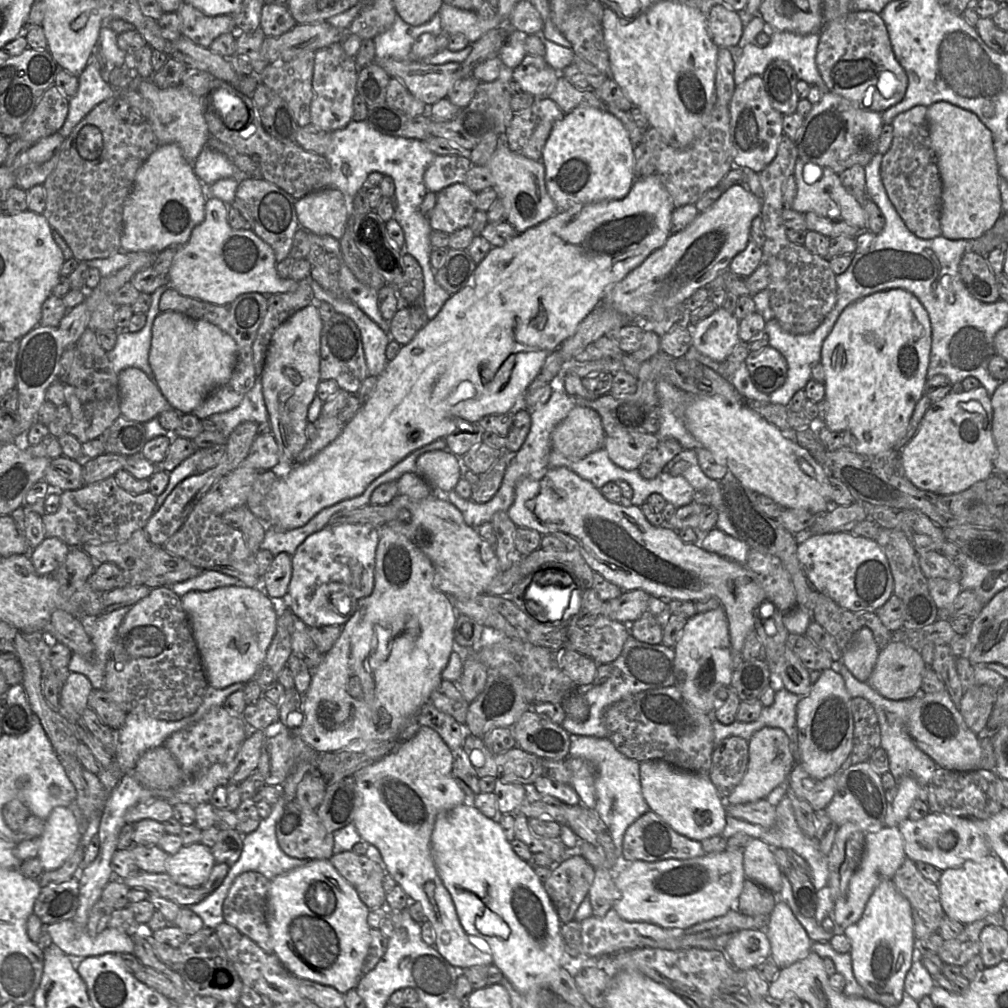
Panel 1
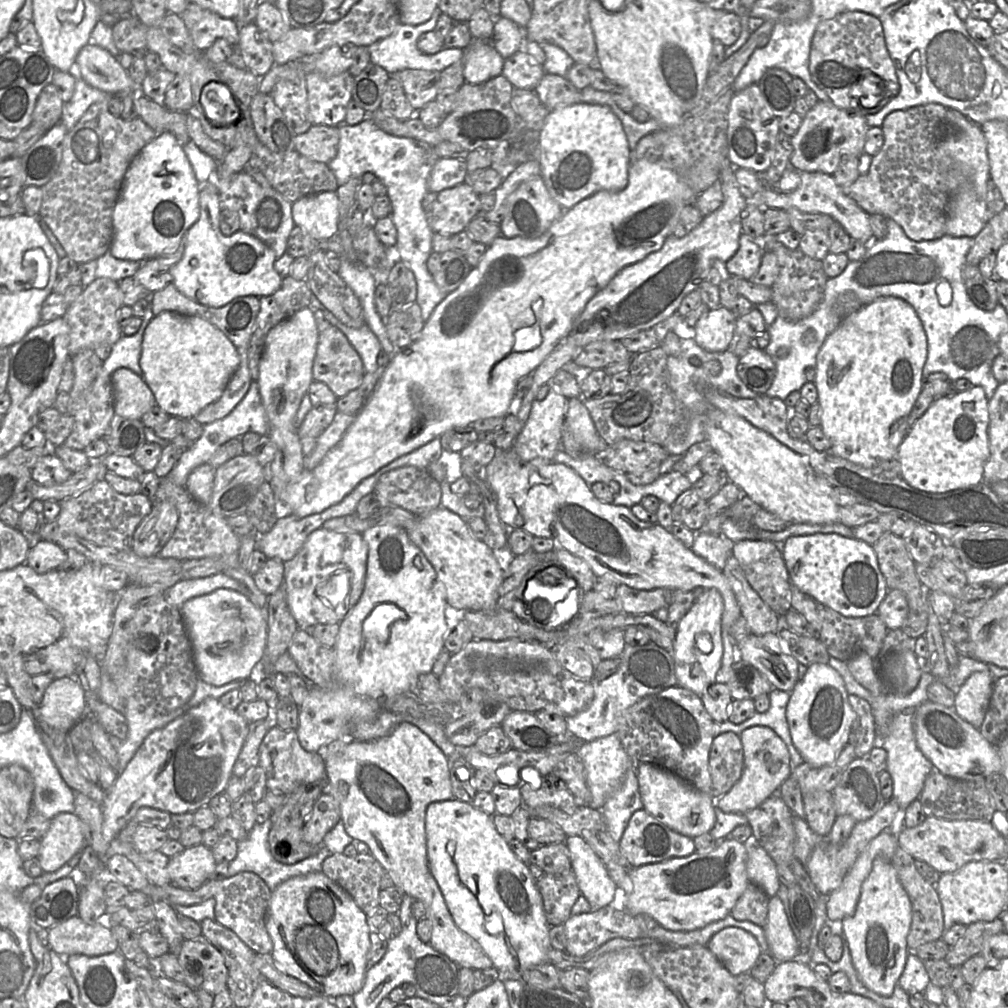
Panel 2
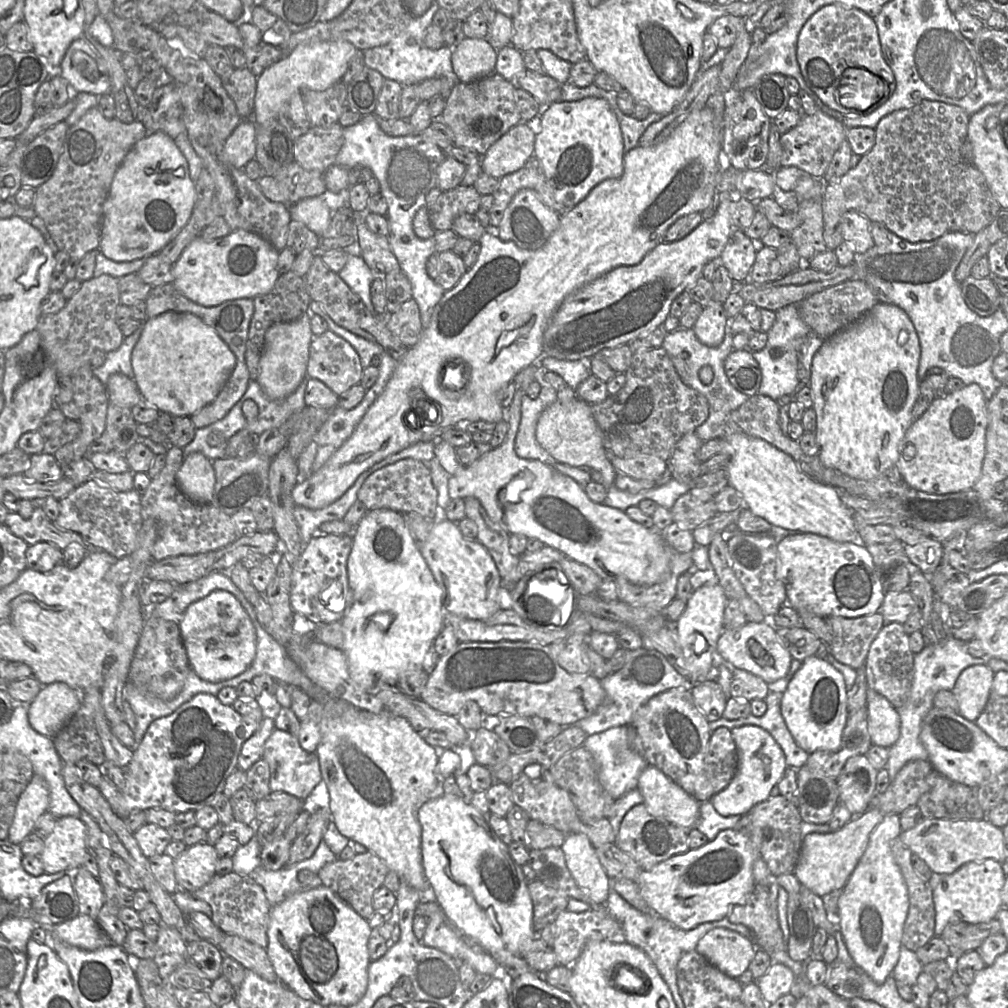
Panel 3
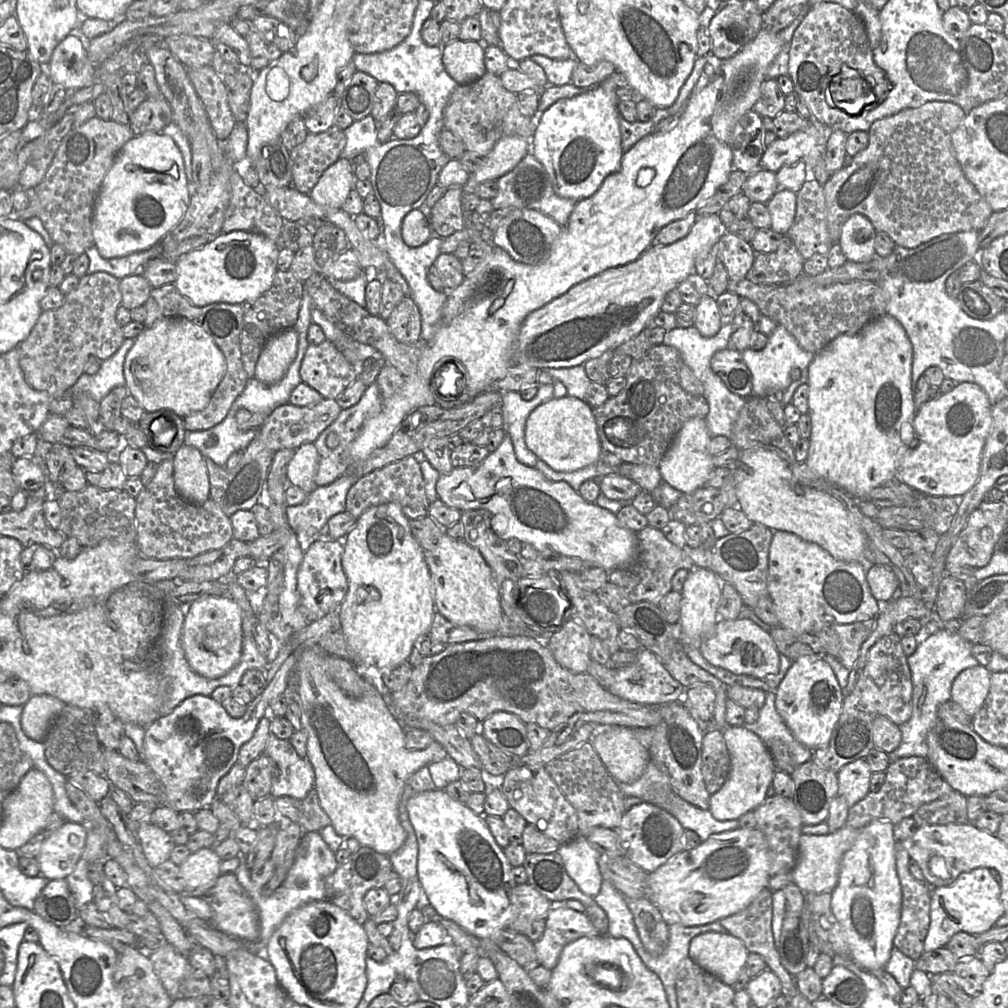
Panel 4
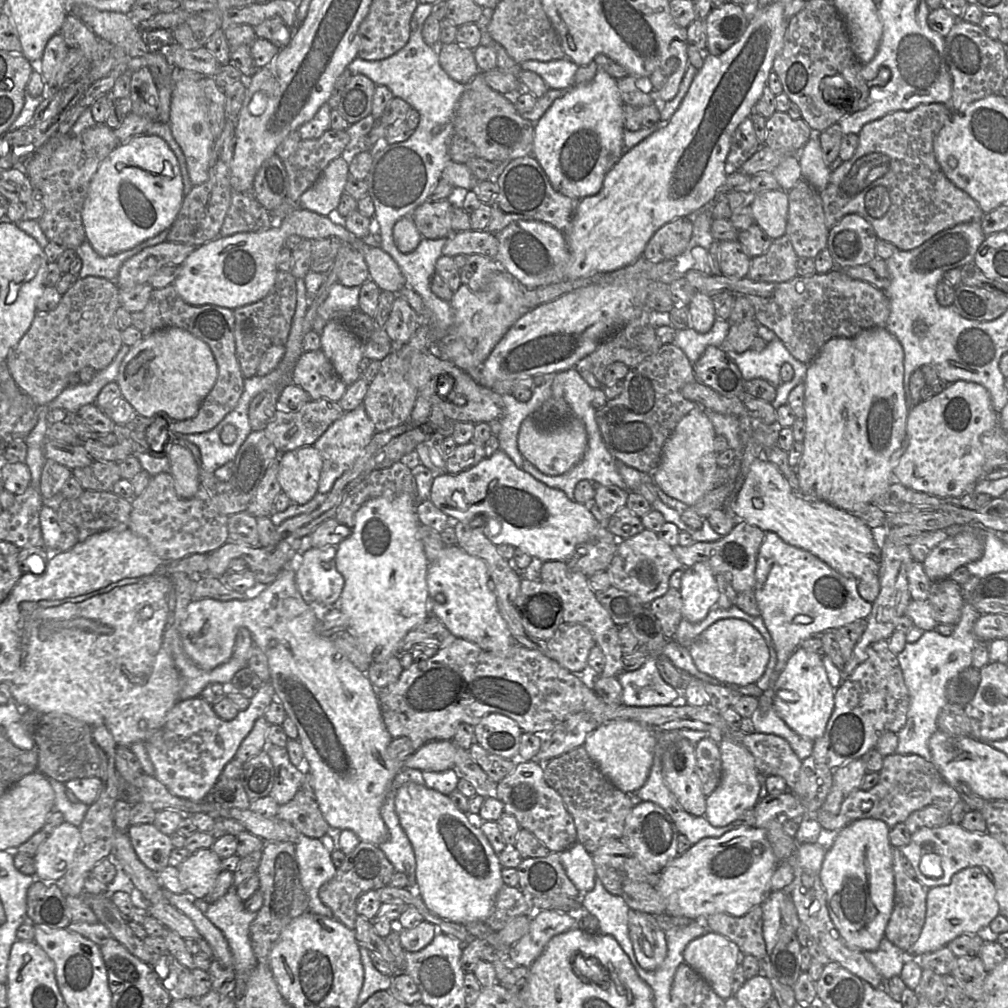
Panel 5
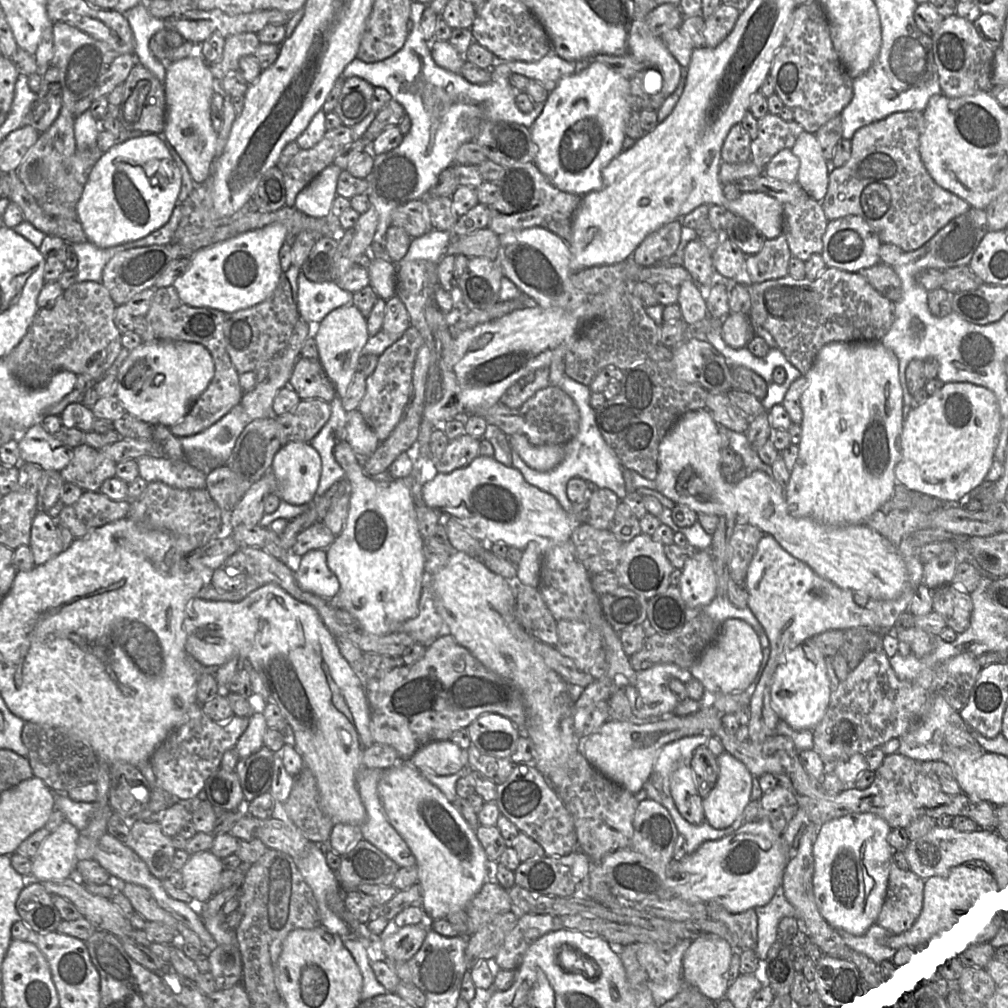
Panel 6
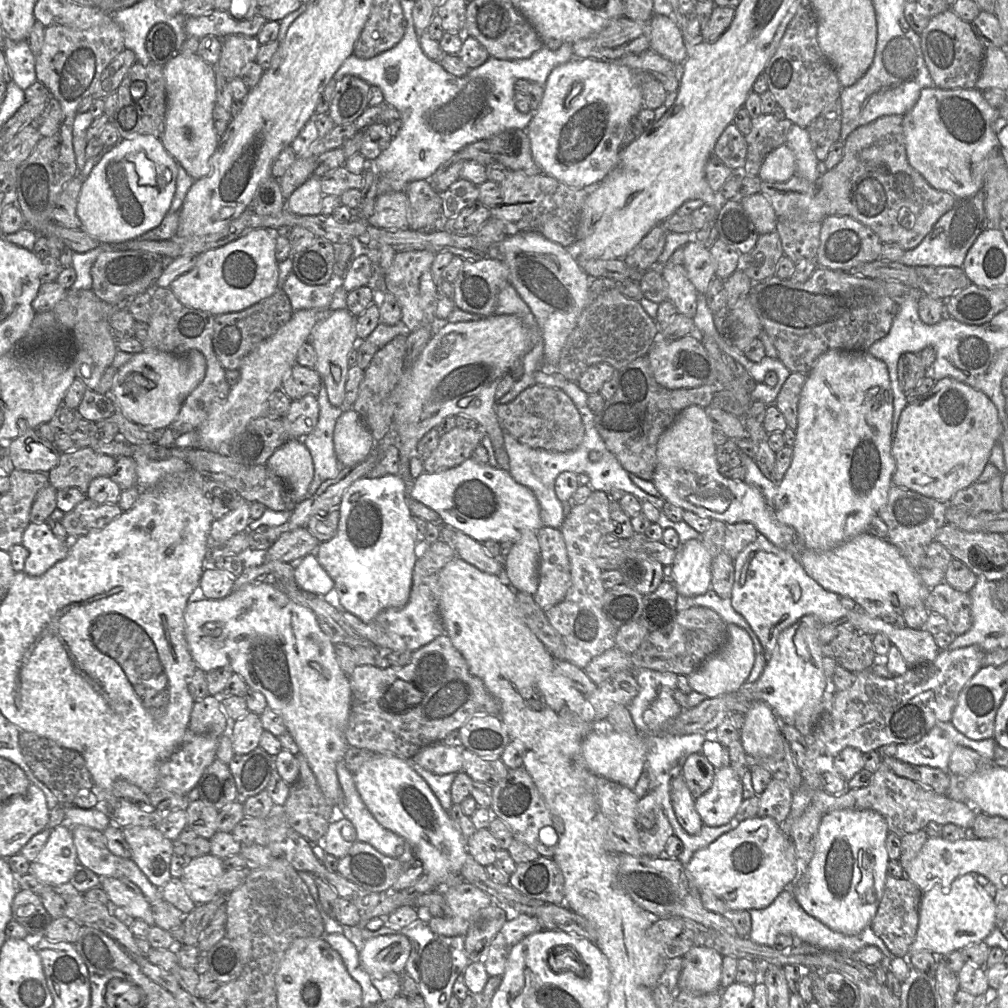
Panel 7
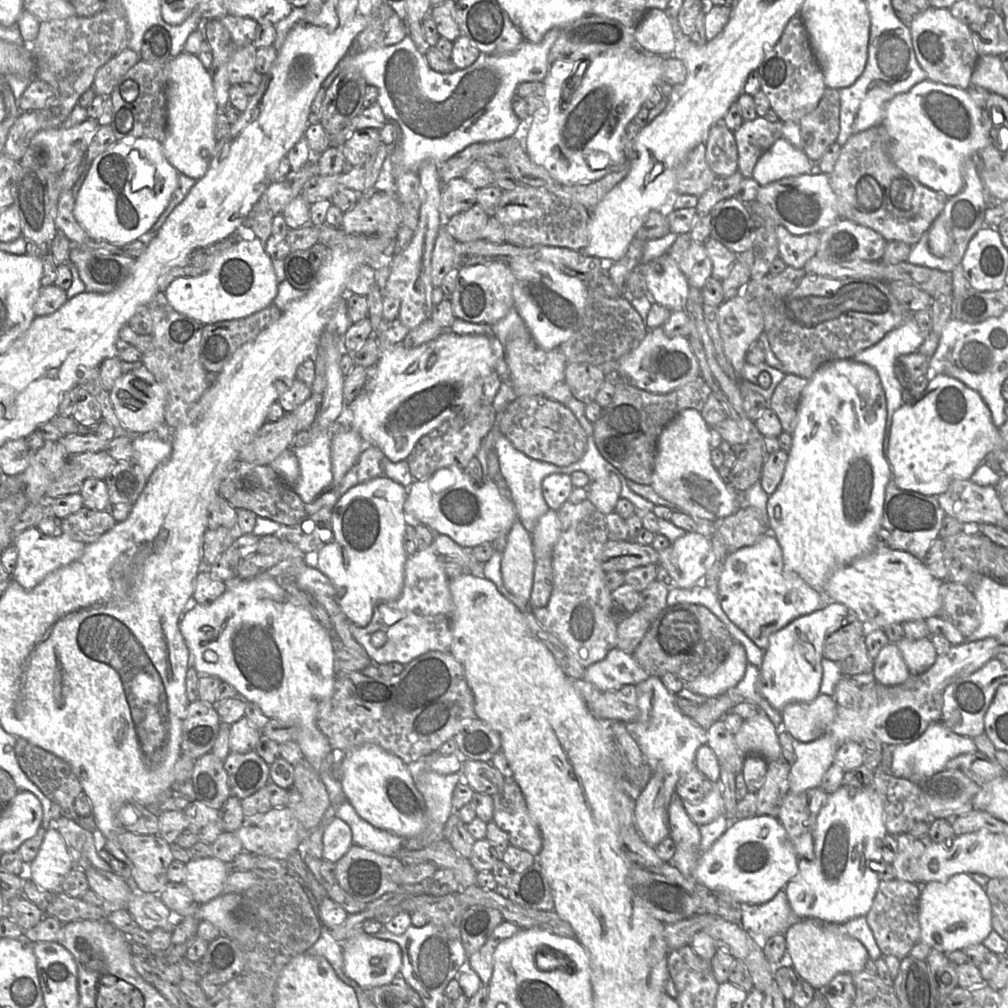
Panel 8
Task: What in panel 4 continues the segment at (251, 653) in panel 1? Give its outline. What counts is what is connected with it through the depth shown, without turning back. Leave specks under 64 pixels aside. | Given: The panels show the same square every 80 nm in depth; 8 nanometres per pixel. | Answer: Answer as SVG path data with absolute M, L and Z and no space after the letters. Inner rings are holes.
M209 596L185 608L183 649L190 667L200 676L217 679L240 661L243 644L242 611L229 596Z

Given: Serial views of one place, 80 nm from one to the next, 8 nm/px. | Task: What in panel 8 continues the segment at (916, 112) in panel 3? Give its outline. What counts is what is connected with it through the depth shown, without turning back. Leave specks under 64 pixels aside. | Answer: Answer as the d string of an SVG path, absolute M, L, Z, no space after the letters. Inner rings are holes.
M883 124L852 135L841 146L839 158L829 174L830 185L837 197L841 218L878 232L887 241L902 241L910 246L916 244L943 211L948 196L936 192L898 168L890 156L891 140Z

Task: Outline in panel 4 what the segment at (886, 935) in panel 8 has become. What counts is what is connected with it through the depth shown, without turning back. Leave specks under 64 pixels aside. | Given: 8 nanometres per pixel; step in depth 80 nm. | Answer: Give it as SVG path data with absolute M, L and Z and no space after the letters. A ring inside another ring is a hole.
M896 842L894 846L896 870L902 889L902 907L900 924L894 937L894 946L906 956L917 960L924 952L924 941L930 926L931 891L926 881L918 881L909 871L910 856L903 847L902 842Z

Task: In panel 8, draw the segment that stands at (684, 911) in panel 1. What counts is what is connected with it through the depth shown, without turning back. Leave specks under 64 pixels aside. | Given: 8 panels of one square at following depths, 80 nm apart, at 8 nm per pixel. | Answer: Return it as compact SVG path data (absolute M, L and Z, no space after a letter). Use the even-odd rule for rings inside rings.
M760 816L735 821L705 852L701 852L695 879L706 887L729 894L740 904L763 904L771 900L799 872L794 846L780 821Z

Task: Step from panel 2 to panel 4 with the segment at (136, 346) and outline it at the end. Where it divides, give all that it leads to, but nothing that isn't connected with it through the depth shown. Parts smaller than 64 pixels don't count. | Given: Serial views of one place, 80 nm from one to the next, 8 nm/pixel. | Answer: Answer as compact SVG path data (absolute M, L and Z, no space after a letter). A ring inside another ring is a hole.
M124 339L120 348L102 362L100 369L94 375L82 374L70 389L72 395L86 393L100 402L113 388L124 386L123 366L127 353L135 339Z

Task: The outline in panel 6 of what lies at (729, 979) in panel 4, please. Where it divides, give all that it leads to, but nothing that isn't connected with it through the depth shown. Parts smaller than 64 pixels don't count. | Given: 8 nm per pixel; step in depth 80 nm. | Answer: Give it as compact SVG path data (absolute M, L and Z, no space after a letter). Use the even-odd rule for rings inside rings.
M702 935L693 940L684 953L682 978L701 994L718 1002L729 988L727 972L733 948L717 935Z

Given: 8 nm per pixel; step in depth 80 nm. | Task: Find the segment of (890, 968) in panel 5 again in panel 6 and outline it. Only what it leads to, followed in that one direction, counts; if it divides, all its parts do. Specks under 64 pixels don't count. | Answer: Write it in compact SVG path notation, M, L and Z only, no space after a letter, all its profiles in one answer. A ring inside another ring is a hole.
M874 924L864 936L856 937L844 931L838 931L844 943L856 952L866 956L875 964L882 961L891 963L896 949L887 945L885 935L890 934L884 928Z

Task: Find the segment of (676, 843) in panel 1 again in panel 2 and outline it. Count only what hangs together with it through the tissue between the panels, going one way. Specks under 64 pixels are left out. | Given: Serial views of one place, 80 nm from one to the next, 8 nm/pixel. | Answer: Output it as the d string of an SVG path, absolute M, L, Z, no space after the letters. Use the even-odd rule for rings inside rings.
M644 808L632 814L620 839L619 846L630 867L661 862L673 857L689 856L696 851L693 838L670 829Z

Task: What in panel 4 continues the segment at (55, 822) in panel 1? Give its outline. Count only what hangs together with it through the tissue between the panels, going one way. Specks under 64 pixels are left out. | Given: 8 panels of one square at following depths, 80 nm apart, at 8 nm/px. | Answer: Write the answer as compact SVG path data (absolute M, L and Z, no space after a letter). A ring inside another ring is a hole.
M66 821L46 838L37 856L40 875L48 880L66 879L82 856L87 830L85 823Z

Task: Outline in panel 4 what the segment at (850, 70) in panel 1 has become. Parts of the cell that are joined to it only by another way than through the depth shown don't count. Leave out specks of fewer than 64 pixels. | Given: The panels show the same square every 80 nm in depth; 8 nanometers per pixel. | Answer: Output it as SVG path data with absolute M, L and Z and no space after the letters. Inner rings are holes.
M820 2L807 9L806 14L793 33L789 47L788 75L793 82L794 92L807 106L811 119L829 127L837 127L837 124L846 113L853 110L844 110L835 106L829 92L829 84L834 75L838 74L843 66L856 70L875 92L877 100L884 99L891 89L891 83L885 71L876 65L863 20L853 11L834 2Z

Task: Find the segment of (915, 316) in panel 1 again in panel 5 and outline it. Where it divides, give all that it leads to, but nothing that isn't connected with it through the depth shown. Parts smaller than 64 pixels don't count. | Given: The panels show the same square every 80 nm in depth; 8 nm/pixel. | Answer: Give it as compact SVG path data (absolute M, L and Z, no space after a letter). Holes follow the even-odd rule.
M876 327L861 331L854 337L837 337L828 340L814 359L808 364L804 385L804 409L805 409L805 436L802 441L803 453L796 469L799 485L799 493L802 498L824 501L836 508L853 513L860 510L883 492L891 483L893 469L898 458L898 450L905 440L906 421L909 408L905 399L903 386L904 380L904 351L897 338L886 327Z

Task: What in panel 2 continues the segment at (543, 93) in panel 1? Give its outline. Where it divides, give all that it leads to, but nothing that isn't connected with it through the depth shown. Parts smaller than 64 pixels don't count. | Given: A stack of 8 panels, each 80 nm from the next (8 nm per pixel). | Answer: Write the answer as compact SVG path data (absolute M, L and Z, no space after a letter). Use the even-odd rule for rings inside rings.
M519 50L504 59L502 75L515 88L534 90L545 74L543 65L524 50Z

